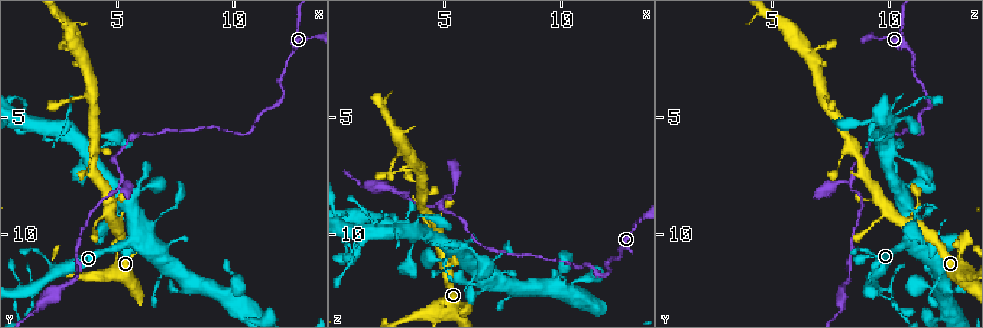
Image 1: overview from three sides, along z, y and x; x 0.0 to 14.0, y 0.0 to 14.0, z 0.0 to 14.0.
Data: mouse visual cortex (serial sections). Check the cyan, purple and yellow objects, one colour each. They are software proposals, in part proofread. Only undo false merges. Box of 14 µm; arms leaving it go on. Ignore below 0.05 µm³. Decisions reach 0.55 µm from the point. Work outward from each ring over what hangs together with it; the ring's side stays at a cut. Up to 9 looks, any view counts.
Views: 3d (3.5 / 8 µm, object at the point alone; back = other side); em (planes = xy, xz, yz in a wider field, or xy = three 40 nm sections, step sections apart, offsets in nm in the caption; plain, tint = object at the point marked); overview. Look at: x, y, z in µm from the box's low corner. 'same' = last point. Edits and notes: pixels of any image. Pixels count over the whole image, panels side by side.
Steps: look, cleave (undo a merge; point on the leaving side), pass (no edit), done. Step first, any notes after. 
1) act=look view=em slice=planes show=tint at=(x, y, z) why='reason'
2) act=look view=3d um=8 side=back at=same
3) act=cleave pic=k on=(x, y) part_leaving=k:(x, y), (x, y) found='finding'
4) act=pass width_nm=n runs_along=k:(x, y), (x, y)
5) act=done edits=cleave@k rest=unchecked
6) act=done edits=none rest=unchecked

act=look view=3d um=8 at=(11.9, 4.5, 11.7) why='abrupt turn'

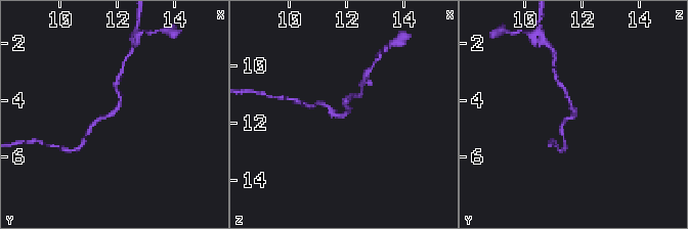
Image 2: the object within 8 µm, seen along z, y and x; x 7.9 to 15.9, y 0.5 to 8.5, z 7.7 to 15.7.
act=look view=em slice=xy step=2 show=tint at=(11.8, 4.4, 11.7) arm_widths_nm=150,150

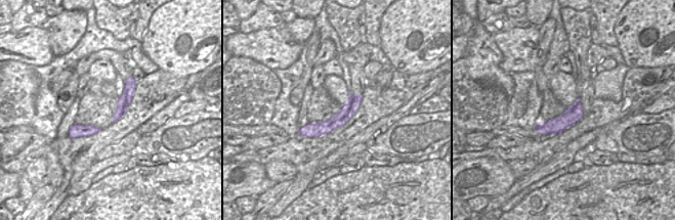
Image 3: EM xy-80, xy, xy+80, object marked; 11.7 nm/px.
act=pass runs_along=3:(359, 97), (332, 124), (301, 133) found='all the same cell'

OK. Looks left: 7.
act=look view=3d um=8 at=(5.7, 10.3, 10.9)

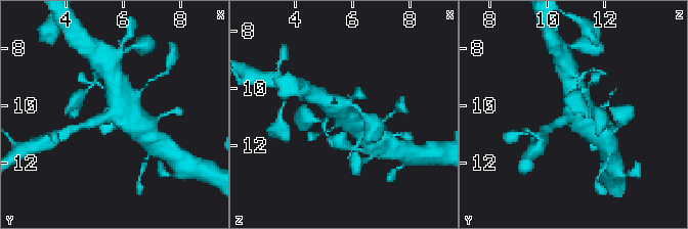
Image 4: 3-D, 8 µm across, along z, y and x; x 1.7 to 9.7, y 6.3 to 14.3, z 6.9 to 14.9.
act=look view=3d um=3.5 at=(5.7, 10.2, 10.8) why='zoom in'

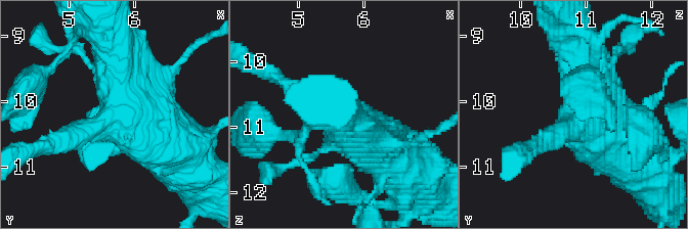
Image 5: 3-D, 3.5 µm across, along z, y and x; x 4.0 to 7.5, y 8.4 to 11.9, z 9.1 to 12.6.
act=look view=em slice=xy step=1 show=tint at=(5.70, 10.25, 10.90) why='now the EM'

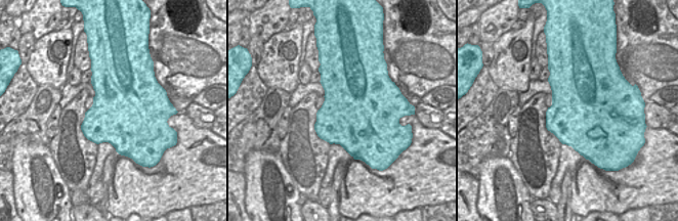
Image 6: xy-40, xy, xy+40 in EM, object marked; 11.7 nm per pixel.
act=pass runs_along=5:(82, 133), (123, 107), (114, 33) found='all the same cell'

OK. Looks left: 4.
act=look view=em slice=planes show=tint at=(8.1, 12.0, 12.3) why='sharp bend'

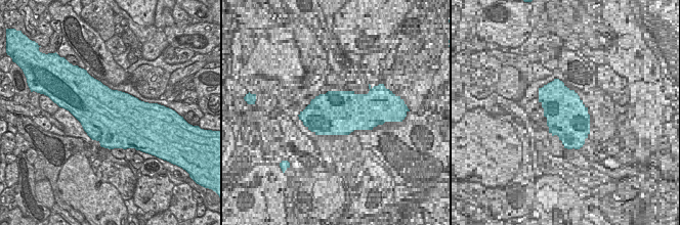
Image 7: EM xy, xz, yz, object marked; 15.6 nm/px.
act=look view=3d um=3.5 at=same why='see where the arms go'

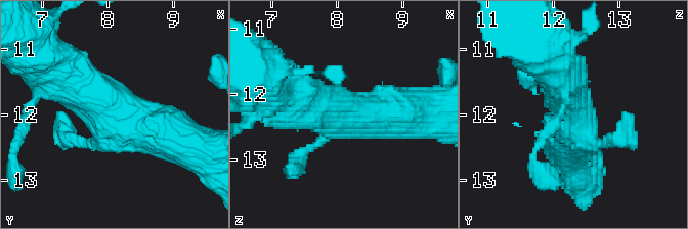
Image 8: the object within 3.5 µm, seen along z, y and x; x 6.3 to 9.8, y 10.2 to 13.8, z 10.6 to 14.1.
act=pass runs_along=8:(63, 75), (117, 119), (182, 141) found='one cell here'

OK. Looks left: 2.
act=look view=3d um=3.5 at=(4.5, 11.7, 13.4) why='sharp bend'

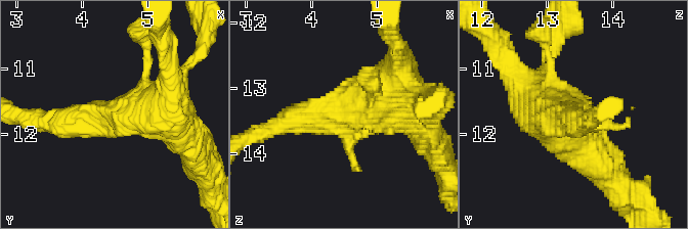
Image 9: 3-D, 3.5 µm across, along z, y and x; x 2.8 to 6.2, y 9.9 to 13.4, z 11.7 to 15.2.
act=look view=em slice=xy step=3 show=tint at=(4.45, 11.80, 13.35) why='need the tissue'

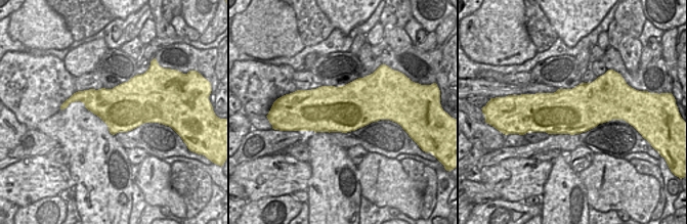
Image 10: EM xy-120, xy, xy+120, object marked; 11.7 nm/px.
act=pass width_nm=550 runs_along=9:(396, 79), (343, 112), (270, 129) found='one cell here'

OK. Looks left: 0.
act=done edits=none rest=unchecked

